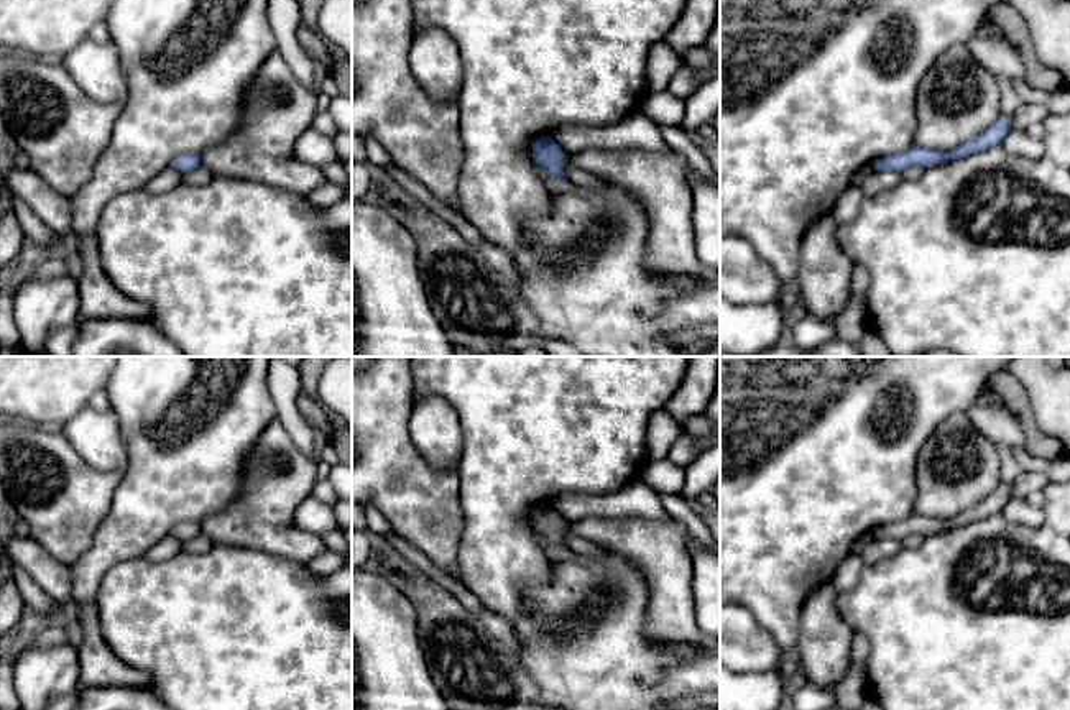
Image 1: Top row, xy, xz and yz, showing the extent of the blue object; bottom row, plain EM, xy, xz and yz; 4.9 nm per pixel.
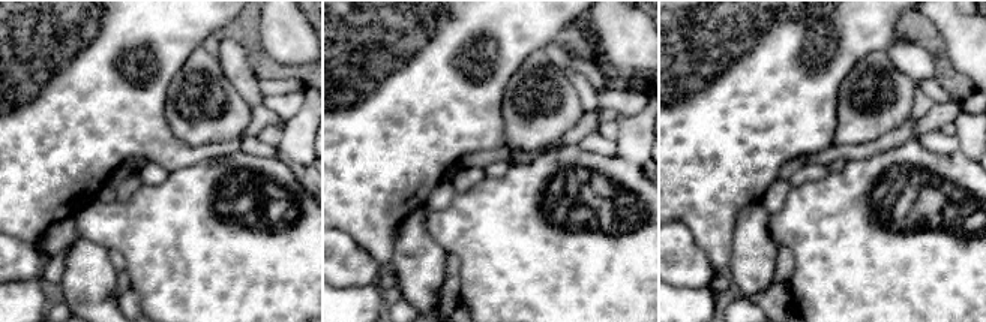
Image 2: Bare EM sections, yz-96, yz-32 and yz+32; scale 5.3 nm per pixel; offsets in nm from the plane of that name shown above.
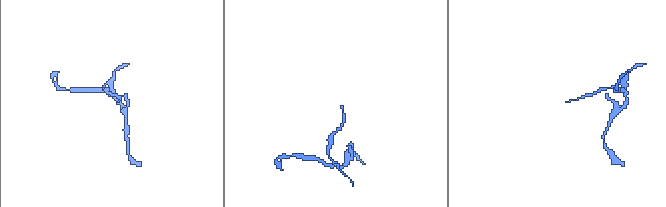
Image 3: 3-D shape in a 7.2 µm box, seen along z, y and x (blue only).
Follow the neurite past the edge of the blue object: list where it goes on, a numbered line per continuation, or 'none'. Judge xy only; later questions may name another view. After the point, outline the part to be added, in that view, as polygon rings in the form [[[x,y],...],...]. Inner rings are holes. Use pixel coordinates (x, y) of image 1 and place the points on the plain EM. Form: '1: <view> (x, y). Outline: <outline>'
none

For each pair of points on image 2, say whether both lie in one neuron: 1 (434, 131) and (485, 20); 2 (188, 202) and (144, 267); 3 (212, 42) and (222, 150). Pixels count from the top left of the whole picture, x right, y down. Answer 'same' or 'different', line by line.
1: same
2: same
3: different

